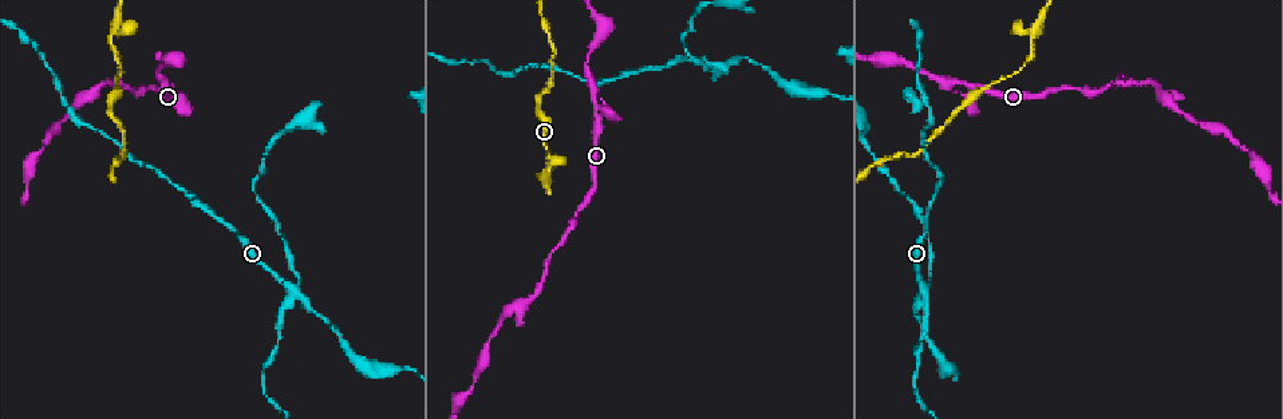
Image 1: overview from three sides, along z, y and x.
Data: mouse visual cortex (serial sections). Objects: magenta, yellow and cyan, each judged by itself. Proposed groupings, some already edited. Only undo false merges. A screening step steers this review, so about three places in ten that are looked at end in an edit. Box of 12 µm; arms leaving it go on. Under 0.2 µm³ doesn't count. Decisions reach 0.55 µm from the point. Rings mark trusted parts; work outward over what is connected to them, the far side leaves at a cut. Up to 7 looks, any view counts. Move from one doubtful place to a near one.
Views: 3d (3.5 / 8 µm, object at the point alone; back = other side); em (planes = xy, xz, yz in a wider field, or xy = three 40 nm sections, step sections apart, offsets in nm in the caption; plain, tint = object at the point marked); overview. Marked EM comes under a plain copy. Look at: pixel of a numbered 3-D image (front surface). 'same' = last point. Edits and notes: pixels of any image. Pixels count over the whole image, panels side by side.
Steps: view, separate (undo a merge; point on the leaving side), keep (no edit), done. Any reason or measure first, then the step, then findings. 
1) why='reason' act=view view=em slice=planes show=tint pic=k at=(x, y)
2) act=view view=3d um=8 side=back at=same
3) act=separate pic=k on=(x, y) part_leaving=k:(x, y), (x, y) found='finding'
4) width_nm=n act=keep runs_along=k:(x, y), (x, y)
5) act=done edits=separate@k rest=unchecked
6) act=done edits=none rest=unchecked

why='four or more arms meet' act=view view=3d um=8 pic=1 at=(290, 287)

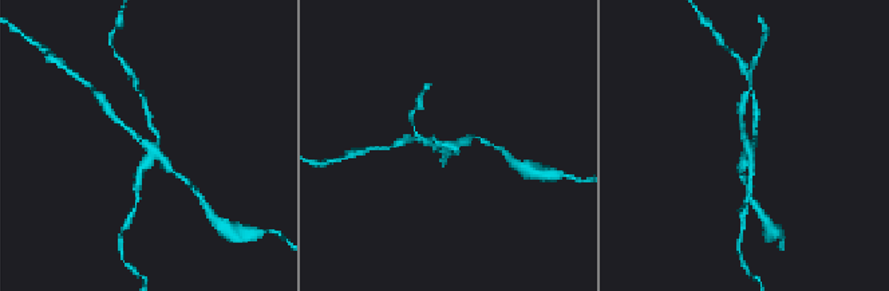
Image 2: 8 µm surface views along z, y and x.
act=view view=3d um=3.5 pic=2 at=(151, 144)

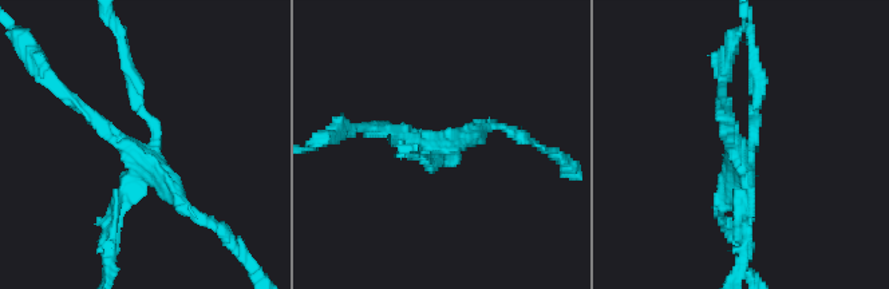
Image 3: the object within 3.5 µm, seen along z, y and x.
act=view view=em slice=xy step=5 show=tint pic=3 at=(739, 152)

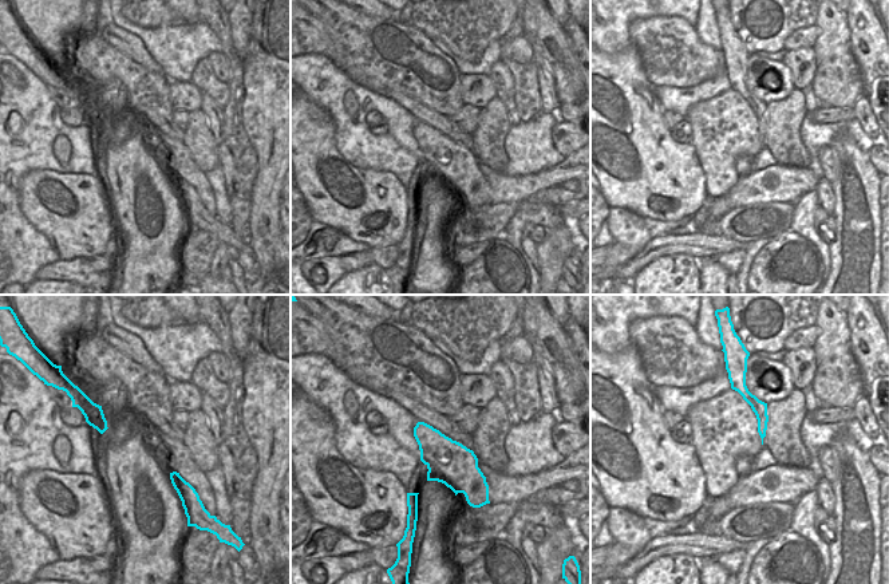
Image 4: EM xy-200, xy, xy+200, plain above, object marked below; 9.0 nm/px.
arms=4 arm_widths_nm=150,150,150,200 act=separate pic=3 on=(138, 98) part_leaving=3:(154, 145), (117, 34) found='two cells meet here'

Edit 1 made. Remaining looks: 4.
why='sharp bend' act=view view=3d um=8 pic=1 at=(542, 174)

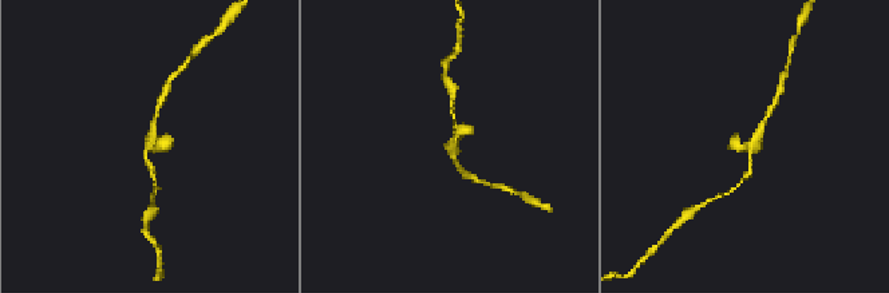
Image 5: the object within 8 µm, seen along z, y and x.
act=view view=em slice=xy step=1 show=tint pic=5 at=(446, 144)

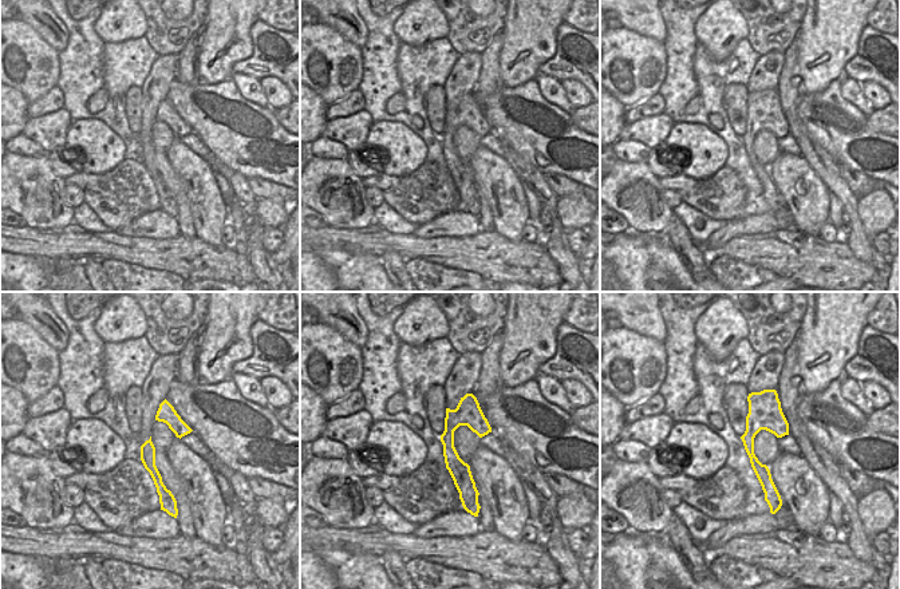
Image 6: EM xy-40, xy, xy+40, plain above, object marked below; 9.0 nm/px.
act=keep runs_along=5:(155, 183), (146, 149), (173, 138) found='continuous, no second cell'

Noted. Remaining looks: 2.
why='sudden change in width' act=view view=3d um=3.5 pic=1 at=(73, 105)

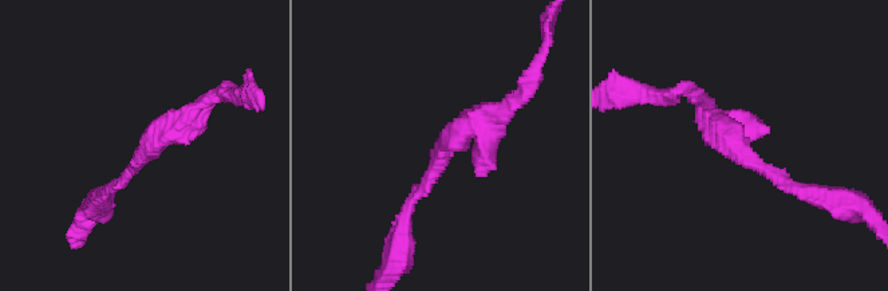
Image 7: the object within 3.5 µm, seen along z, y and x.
why='now the EM' act=view view=em slice=xy step=3 show=tint pic=7 at=(442, 152)

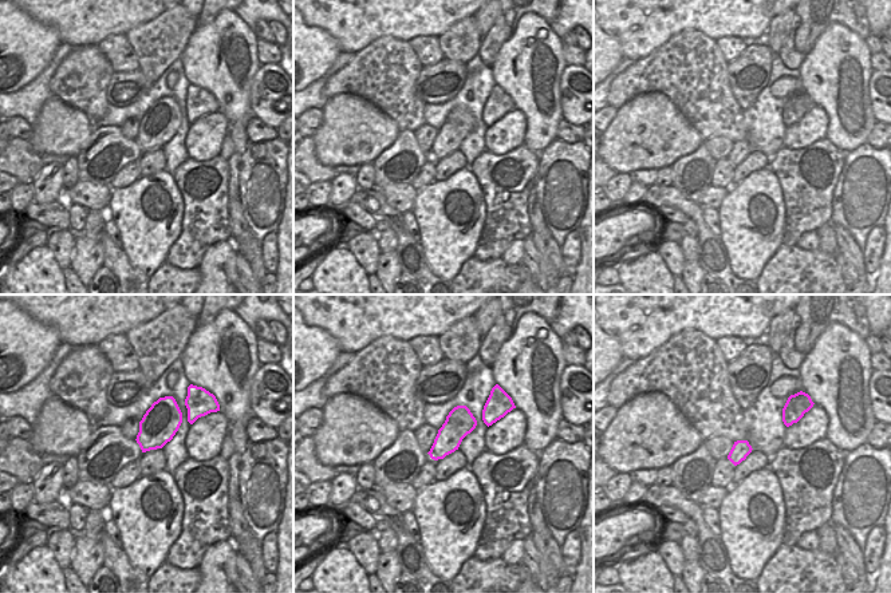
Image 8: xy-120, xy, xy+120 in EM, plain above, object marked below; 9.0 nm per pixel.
act=keep runs_along=7:(504, 117), (446, 144), (405, 216) found='all the same cell'

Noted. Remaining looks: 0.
act=done edits=separate@3 rest=unchecked

